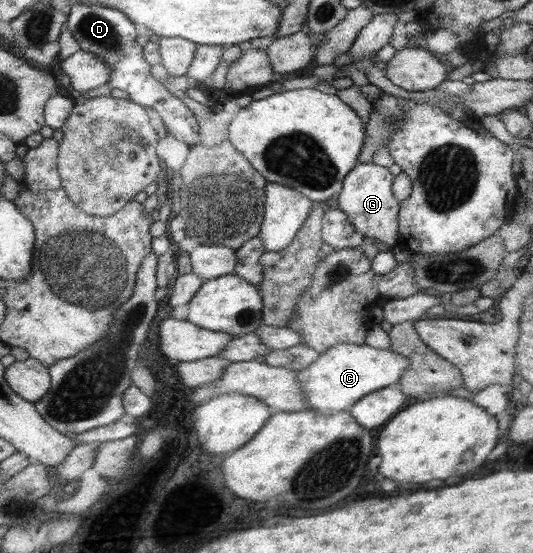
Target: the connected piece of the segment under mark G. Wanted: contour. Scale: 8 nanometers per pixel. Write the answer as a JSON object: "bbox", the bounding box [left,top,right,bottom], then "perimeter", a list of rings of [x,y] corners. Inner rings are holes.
{"bbox":[337,163,400,246],"perimeter":[[[357,163],[342,180],[337,194],[337,209],[345,214],[354,229],[367,239],[375,238],[387,246],[400,244],[398,233],[398,204],[392,193],[393,175],[387,167],[374,163]]]}

